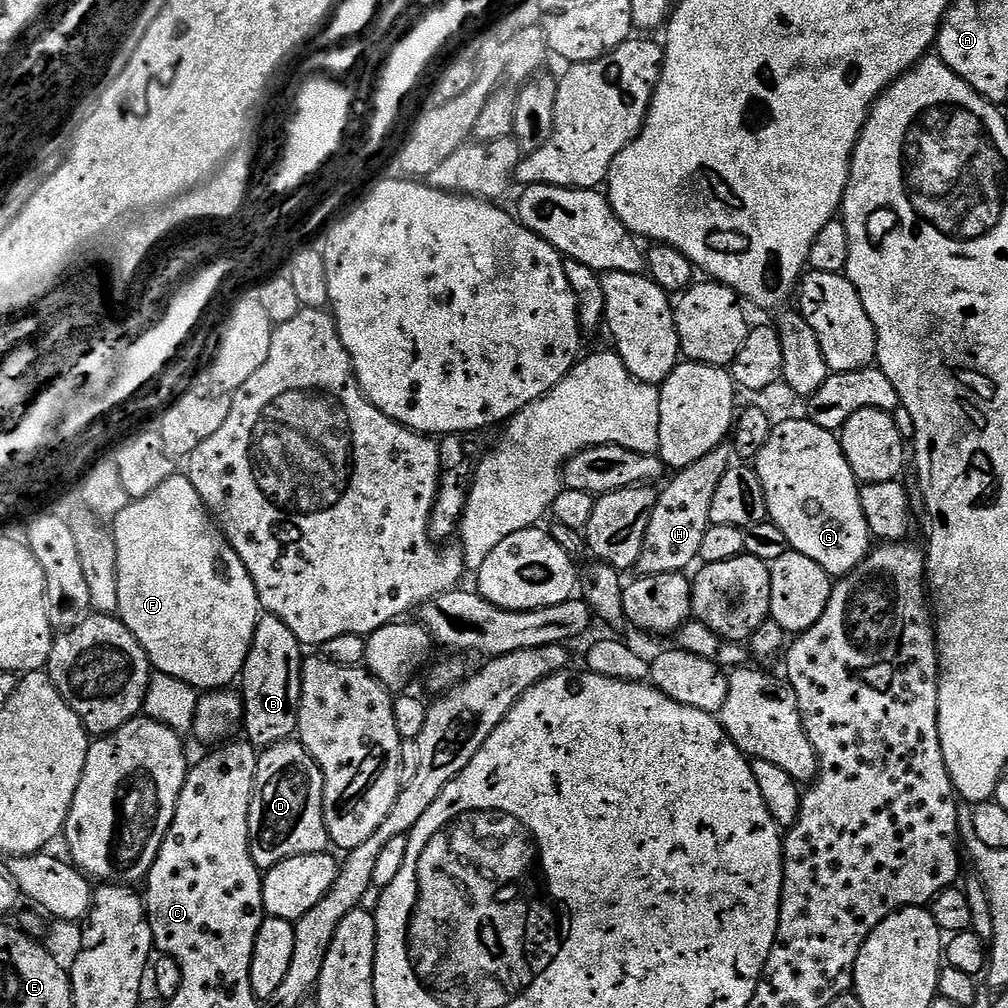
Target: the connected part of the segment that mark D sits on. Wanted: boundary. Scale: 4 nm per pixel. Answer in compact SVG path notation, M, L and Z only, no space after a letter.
M299 739L272 744L259 753L256 762L256 785L250 806L250 854L261 870L291 856L328 852L330 841L324 821L324 779L314 758L304 749Z

